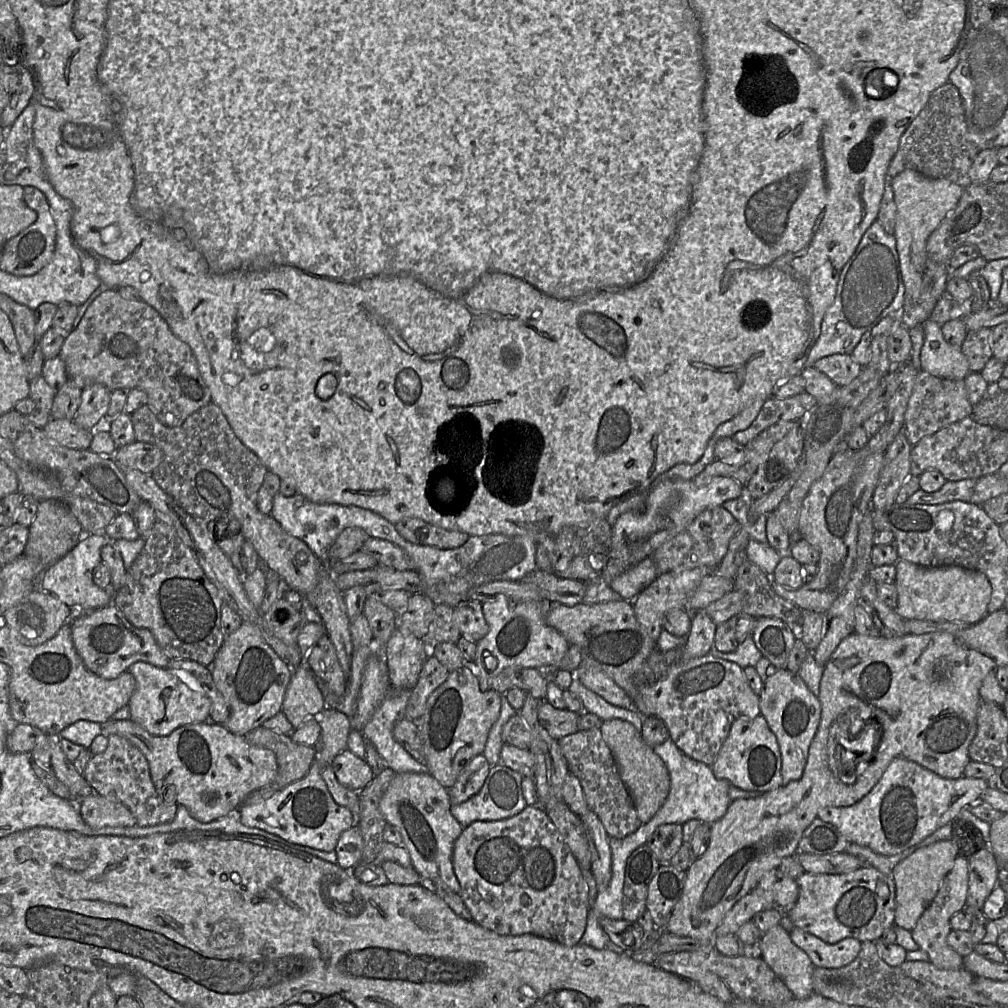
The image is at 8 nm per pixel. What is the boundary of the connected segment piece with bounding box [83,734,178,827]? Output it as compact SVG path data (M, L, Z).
M110 734L107 738L106 750L103 753L92 755L83 774L93 792L126 806L140 827L171 822L176 816L178 804L168 800L166 790L165 798L158 794L144 754L129 740L119 735Z

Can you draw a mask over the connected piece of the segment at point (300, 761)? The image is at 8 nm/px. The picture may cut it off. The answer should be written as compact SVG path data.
M263 726L252 730L245 738L251 745L271 750L278 764L275 780L249 795L245 800L249 804L264 801L286 786L304 778L316 759L316 748L297 744L290 735Z

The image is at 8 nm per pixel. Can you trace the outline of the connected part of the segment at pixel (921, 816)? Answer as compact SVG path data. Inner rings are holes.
M897 757L860 801L845 807L822 807L817 817L836 826L850 843L890 856L916 845L940 827L957 821L961 810L979 802L989 786L990 783L981 778L943 778L916 762Z

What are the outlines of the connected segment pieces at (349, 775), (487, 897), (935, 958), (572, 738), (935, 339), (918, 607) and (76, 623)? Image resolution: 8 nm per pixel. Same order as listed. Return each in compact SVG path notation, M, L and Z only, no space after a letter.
M348 748L333 759L331 768L338 782L353 791L361 791L375 777L367 762Z
M527 805L520 813L506 819L472 822L462 830L462 833L454 843L452 863L454 873L460 884L459 896L469 910L472 920L480 926L499 935L516 936L532 934L556 941L565 946L573 946L580 942L587 925L588 914L592 907L588 896L588 888L583 879L579 863L563 841L553 822L539 805Z
M962 855L955 859L954 866L945 876L943 882L931 903L924 910L917 921L911 935L920 949L929 956L929 961L938 969L955 970L963 967L963 957L954 951L947 943L947 936L952 930L950 925L951 917L963 911L967 903L968 892L968 860Z
M594 728L577 731L558 741L569 772L578 778L589 809L597 815L608 836L622 839L638 830L642 822L601 730Z
M925 320L920 327L924 333L920 369L937 377L964 380L971 370L961 348L948 344L941 327L932 320Z
M898 560L894 584L898 600L895 612L904 620L924 620L974 625L988 614L992 587L980 571L959 566L922 567Z
M114 604L95 611L84 611L72 621L71 631L74 646L85 666L104 679L119 677L139 661L166 668L171 660L148 629L135 627Z

